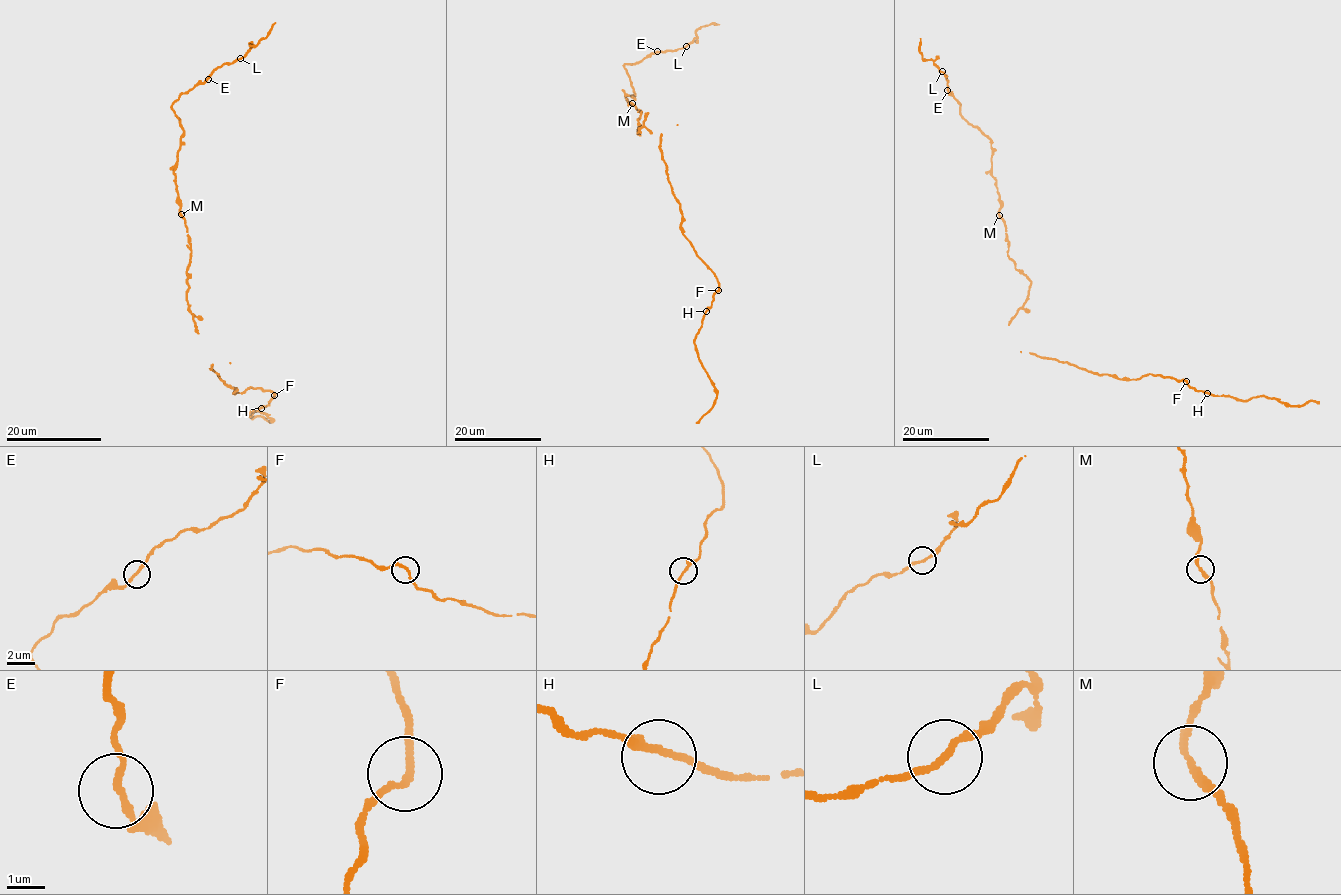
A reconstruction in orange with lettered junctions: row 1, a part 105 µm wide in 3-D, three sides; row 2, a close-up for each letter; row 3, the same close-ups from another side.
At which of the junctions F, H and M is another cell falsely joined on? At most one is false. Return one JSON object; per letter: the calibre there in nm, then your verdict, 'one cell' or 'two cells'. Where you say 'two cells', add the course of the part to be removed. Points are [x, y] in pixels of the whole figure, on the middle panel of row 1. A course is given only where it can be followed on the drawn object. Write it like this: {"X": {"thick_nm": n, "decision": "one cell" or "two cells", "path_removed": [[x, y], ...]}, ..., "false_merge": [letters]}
{"F": {"thick_nm": 180, "decision": "one cell"}, "H": {"thick_nm": 200, "decision": "one cell"}, "M": {"thick_nm": 190, "decision": "one cell"}, "false_merge": []}

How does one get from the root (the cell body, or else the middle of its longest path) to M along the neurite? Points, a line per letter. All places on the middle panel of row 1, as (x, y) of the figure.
M: (645, 117), (638, 134), (637, 119), (641, 111), (632, 103)

